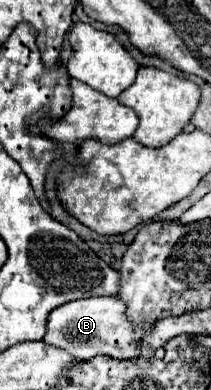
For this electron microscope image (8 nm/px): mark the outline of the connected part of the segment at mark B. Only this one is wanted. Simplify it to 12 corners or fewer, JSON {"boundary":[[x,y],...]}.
{"boundary":[[115,296],[51,310],[47,342],[81,360],[137,358]]}

